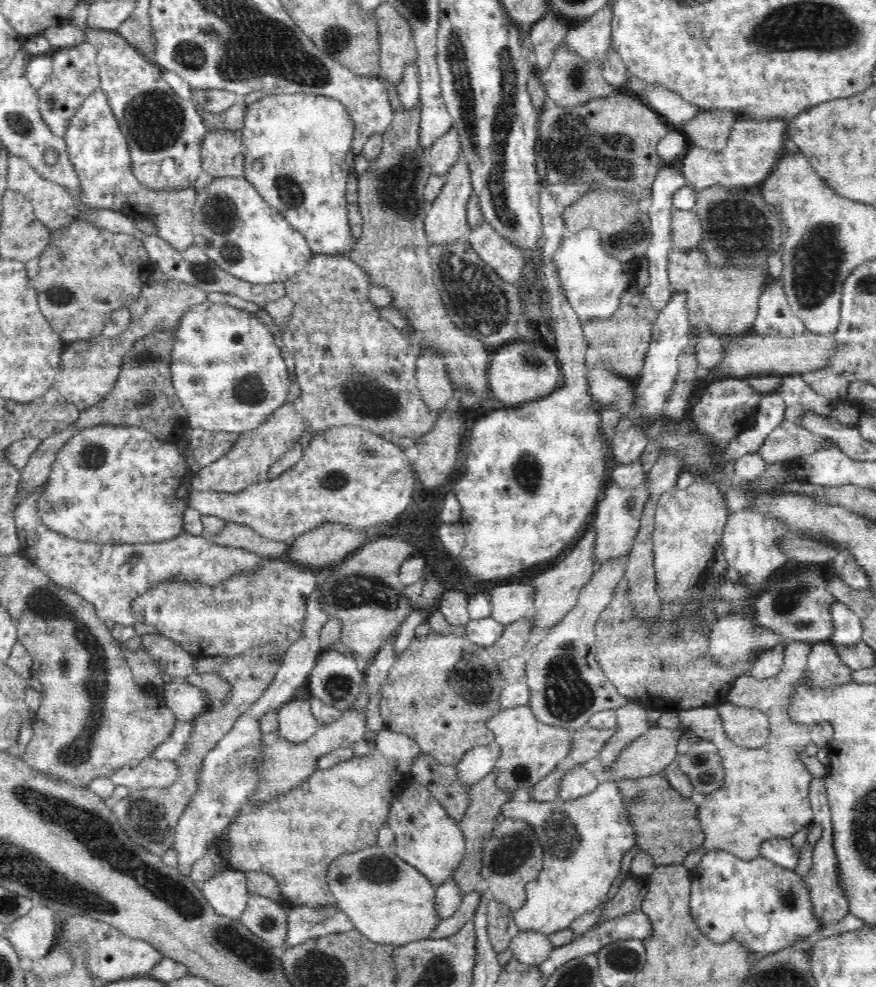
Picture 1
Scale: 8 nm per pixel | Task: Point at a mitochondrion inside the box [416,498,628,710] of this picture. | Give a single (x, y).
(469, 680)

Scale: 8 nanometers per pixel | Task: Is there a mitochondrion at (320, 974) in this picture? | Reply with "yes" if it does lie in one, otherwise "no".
yes

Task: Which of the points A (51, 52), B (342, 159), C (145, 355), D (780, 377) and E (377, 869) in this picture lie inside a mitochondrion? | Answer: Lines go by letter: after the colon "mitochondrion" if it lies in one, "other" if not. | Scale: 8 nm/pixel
A: other
B: other
C: mitochondrion
D: other
E: mitochondrion

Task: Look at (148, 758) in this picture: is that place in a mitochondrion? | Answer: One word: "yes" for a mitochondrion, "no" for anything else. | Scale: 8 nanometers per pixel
no

